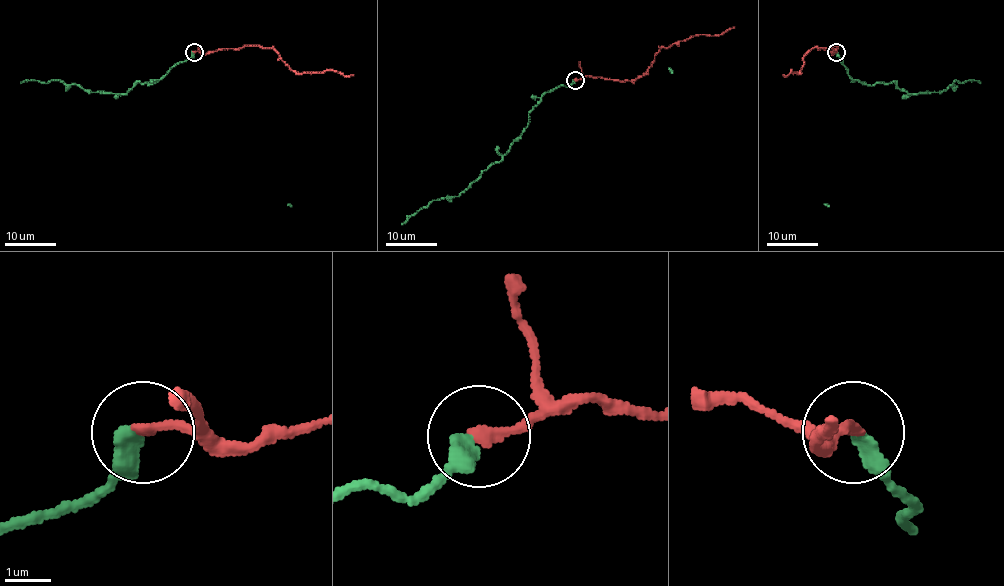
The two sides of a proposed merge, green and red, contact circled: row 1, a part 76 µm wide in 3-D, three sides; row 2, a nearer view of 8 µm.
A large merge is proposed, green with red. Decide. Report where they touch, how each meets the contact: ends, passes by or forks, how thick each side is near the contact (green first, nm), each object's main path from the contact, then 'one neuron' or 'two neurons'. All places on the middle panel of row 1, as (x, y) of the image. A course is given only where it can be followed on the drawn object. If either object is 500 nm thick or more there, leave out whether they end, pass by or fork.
place (575, 80); green ends; red ends; calibres 400 and 240 nm; course green (575, 79), (541, 97), (528, 114), (527, 127), (507, 152), (458, 196), (432, 200), (401, 224); course red (575, 79), (591, 75), (635, 81), (647, 70), (661, 47), (699, 34), (717, 36), (734, 27); one neuron

